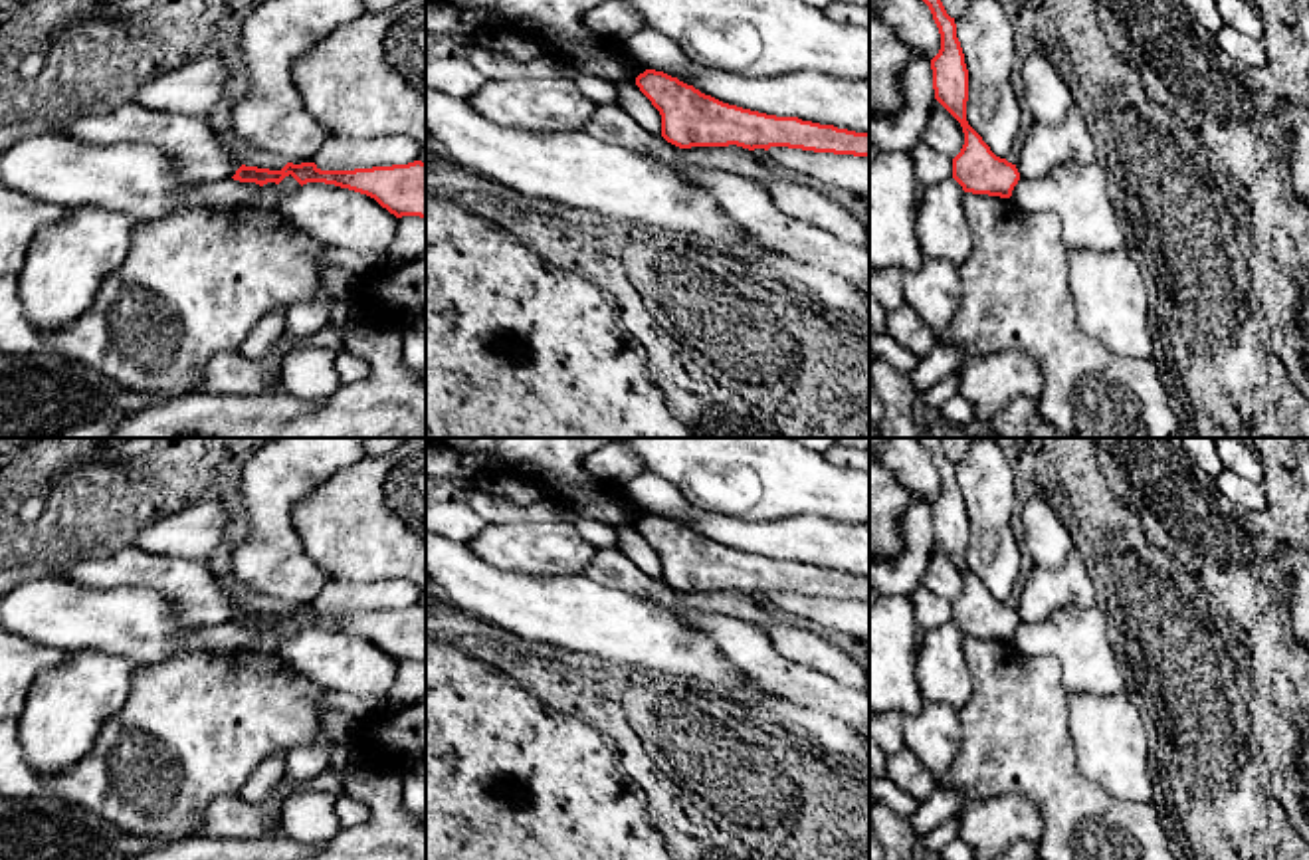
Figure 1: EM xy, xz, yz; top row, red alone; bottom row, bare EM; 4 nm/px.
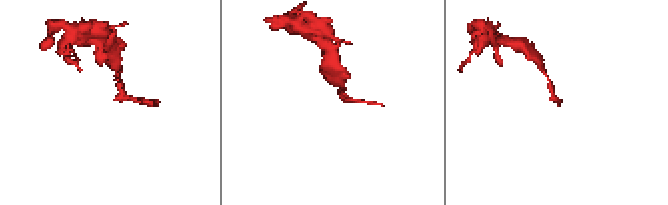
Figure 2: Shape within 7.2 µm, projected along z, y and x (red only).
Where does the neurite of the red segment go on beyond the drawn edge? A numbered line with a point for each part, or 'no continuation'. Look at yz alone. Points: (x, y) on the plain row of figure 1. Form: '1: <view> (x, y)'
1: yz (1046, 591)

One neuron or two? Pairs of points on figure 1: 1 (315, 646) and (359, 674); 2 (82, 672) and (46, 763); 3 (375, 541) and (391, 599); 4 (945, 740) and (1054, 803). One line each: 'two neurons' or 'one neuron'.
1: one neuron
2: one neuron
3: two neurons
4: two neurons

